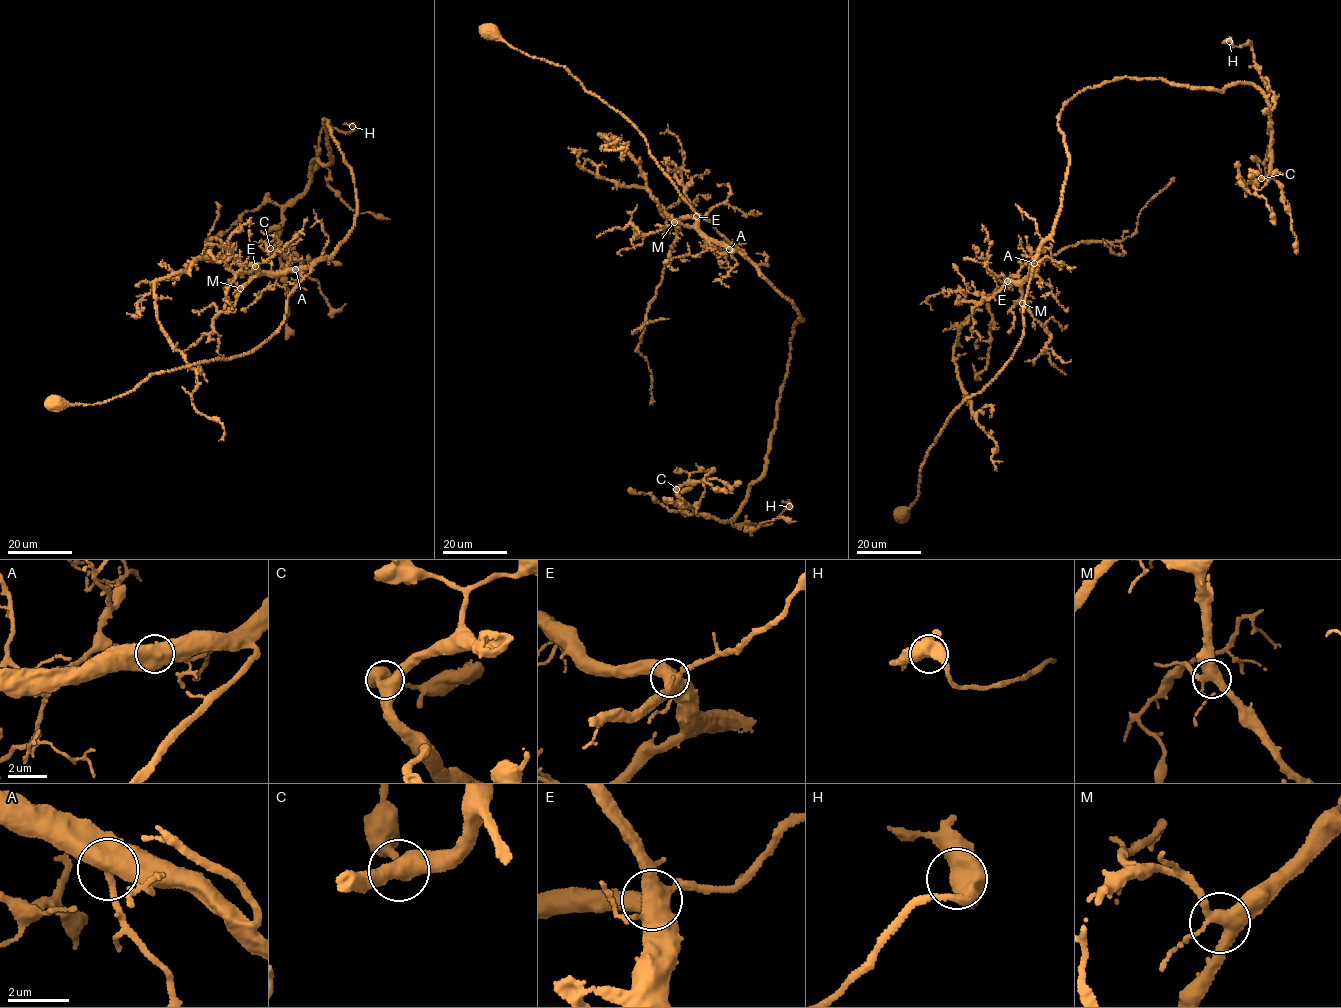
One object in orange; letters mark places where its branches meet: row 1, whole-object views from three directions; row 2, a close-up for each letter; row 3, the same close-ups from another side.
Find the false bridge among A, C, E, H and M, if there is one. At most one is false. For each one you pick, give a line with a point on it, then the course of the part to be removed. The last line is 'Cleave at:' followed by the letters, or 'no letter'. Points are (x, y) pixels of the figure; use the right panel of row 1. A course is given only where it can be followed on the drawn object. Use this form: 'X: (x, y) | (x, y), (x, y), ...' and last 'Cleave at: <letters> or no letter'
Cleave at: no letter

